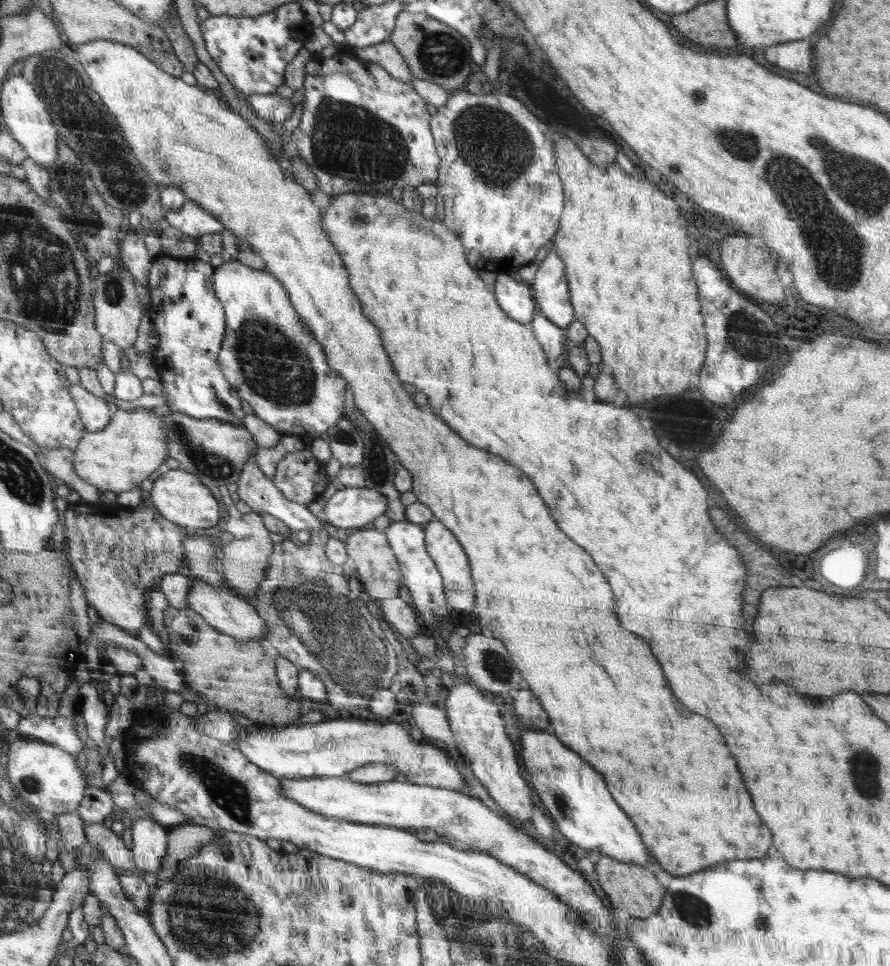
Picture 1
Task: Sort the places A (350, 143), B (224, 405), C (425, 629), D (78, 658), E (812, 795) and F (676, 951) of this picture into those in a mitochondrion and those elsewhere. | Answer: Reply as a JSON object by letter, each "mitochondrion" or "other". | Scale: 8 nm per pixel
{"A":"mitochondrion","B":"mitochondrion","C":"other","D":"other","E":"other","F":"other"}

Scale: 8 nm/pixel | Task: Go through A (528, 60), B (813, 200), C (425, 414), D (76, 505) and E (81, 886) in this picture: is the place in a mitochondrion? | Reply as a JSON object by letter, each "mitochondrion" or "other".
{"A":"other","B":"mitochondrion","C":"other","D":"other","E":"other"}

